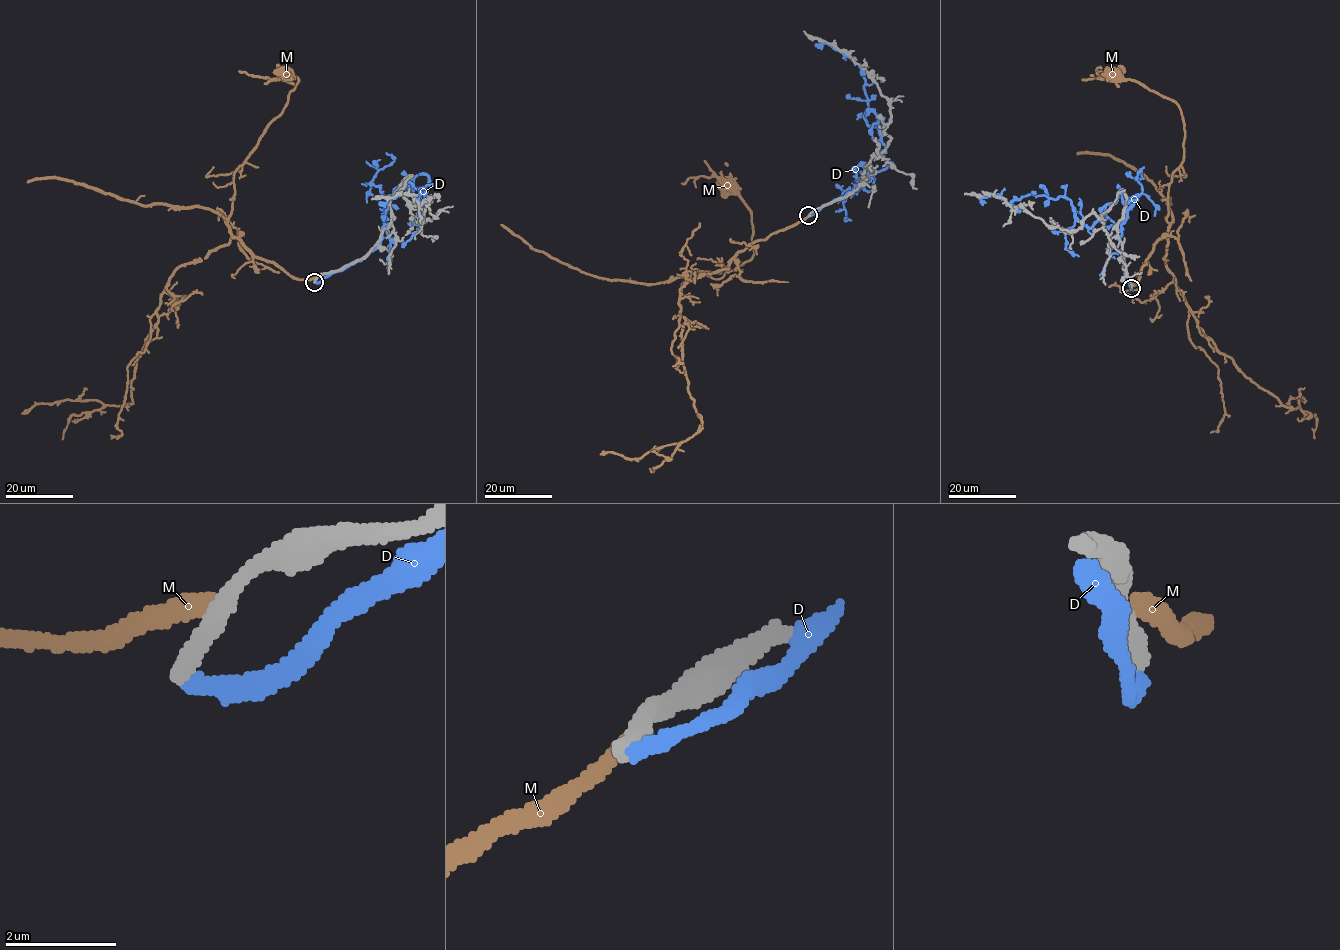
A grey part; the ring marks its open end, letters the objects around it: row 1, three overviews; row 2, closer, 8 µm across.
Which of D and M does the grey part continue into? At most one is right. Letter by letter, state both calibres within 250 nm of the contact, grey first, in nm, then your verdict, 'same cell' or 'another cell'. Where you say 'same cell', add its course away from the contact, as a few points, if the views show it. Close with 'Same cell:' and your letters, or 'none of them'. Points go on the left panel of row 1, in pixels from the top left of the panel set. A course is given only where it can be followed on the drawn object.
D: 360 nm thick on the grey side, 320 nm on the other; another cell
M: 320 nm thick on the grey side, 320 nm on the other; another cell
Same cell: none of them

